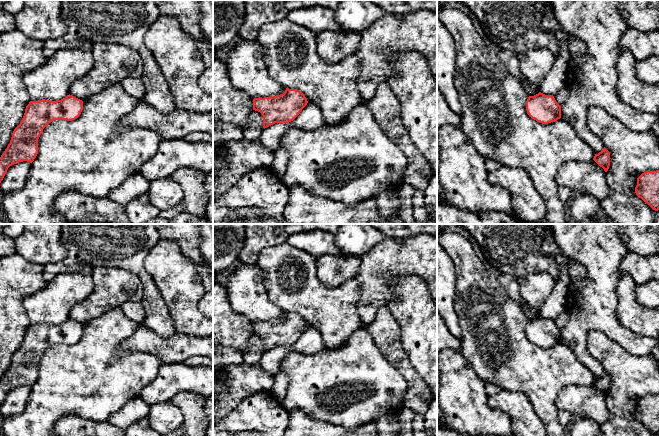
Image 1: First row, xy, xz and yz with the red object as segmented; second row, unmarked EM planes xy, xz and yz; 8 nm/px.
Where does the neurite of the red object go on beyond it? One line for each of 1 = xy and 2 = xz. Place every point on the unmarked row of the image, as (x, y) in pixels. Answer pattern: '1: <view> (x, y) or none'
1: none
2: none

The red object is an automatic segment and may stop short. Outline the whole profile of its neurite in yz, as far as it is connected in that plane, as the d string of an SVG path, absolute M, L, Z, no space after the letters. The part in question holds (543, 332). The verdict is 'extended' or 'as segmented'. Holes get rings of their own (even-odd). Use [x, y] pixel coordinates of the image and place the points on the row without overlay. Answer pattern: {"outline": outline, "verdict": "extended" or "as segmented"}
{"outline": "M541 316L529 320L526 325L528 339L542 348L555 346L561 342L561 330L553 319L545 319Z", "verdict": "as segmented"}

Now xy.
{"outline": "M70 318L57 325L30 325L0 381L0 407L10 390L23 385L34 385L38 378L38 363L49 347L60 343L75 344L82 334L83 325Z", "verdict": "as segmented"}

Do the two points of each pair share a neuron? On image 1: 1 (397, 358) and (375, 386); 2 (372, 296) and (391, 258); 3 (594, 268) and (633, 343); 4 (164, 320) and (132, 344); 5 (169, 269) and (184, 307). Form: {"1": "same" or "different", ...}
{"1": "different", "2": "same", "3": "same", "4": "different", "5": "same"}

